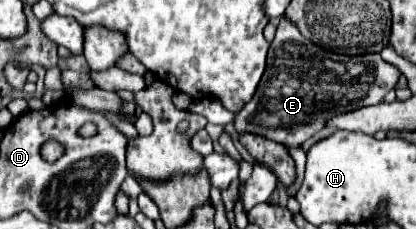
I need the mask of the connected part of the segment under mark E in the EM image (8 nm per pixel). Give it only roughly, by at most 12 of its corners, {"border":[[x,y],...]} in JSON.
{"border":[[282,18],[240,134],[302,146],[400,74]]}

